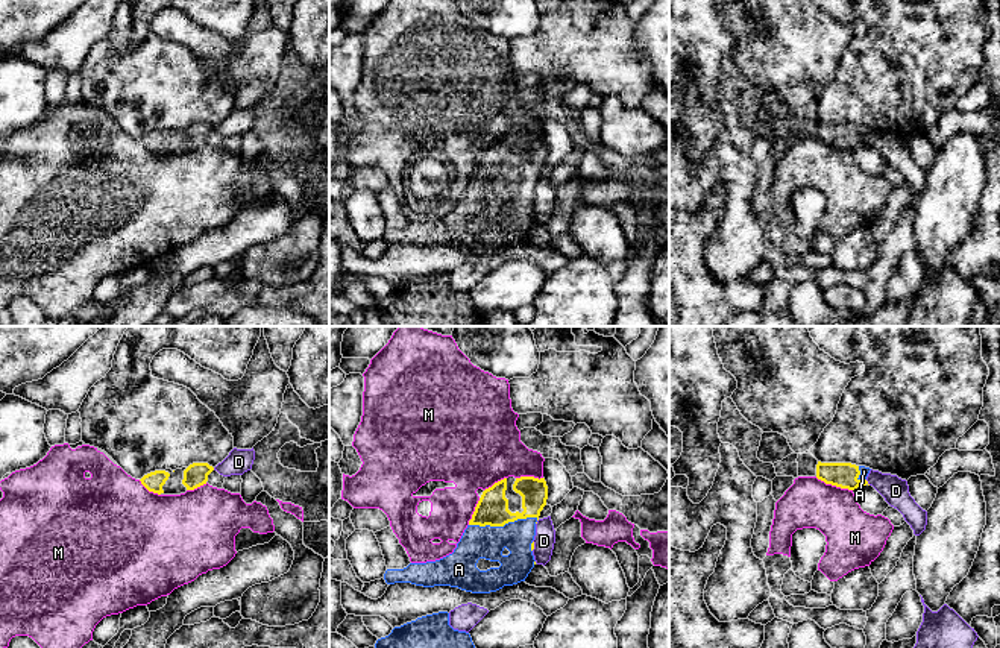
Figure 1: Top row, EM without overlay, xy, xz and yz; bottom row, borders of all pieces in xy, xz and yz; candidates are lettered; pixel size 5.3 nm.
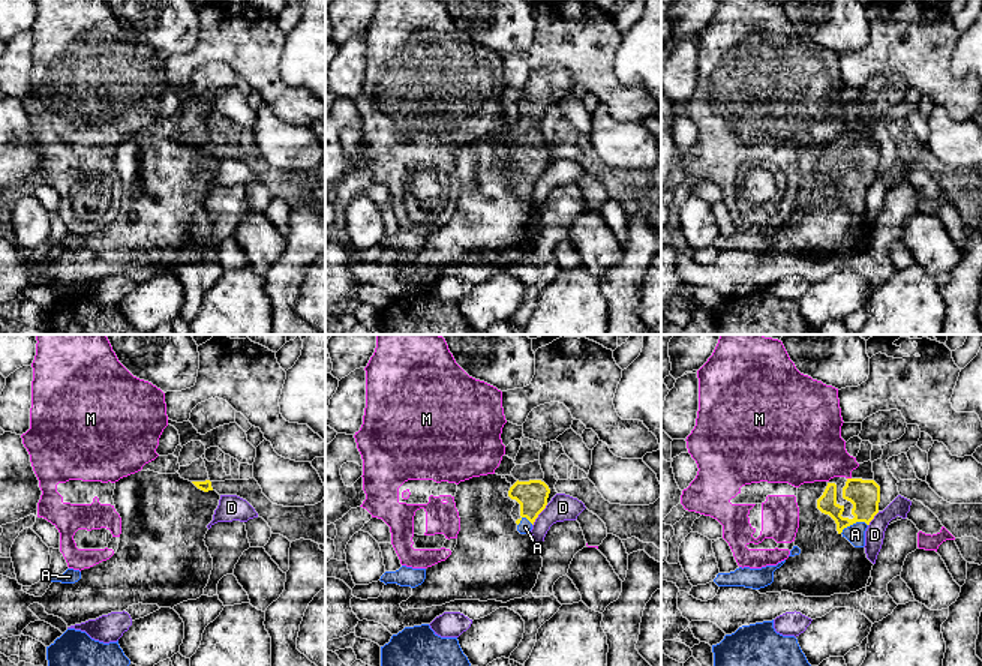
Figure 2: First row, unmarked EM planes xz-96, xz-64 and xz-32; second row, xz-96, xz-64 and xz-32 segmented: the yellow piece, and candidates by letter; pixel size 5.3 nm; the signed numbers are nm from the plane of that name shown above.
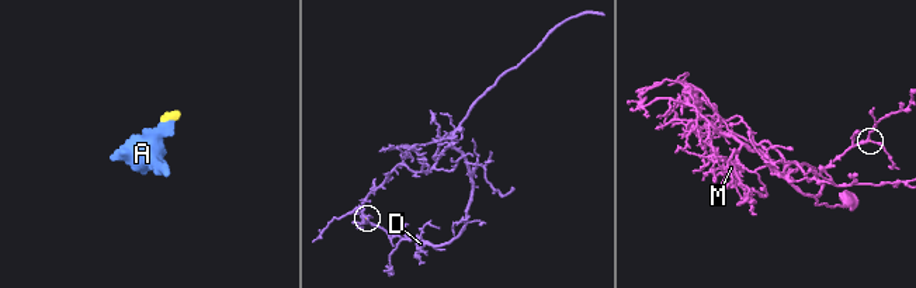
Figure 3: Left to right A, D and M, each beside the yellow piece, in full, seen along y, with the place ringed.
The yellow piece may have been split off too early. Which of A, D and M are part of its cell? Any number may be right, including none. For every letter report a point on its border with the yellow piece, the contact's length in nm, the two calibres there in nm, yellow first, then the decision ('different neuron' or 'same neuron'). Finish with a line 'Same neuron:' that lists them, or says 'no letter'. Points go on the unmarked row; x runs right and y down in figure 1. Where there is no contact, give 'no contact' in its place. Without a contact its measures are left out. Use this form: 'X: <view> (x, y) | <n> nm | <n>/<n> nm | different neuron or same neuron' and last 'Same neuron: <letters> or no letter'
A: xz (503, 185) | 380 nm | 170/180 nm | same neuron
D: yz (867, 143) | 40 nm | 140/140 nm | different neuron
M: yz (833, 144) | 220 nm | 140/280 nm | different neuron
Same neuron: A

